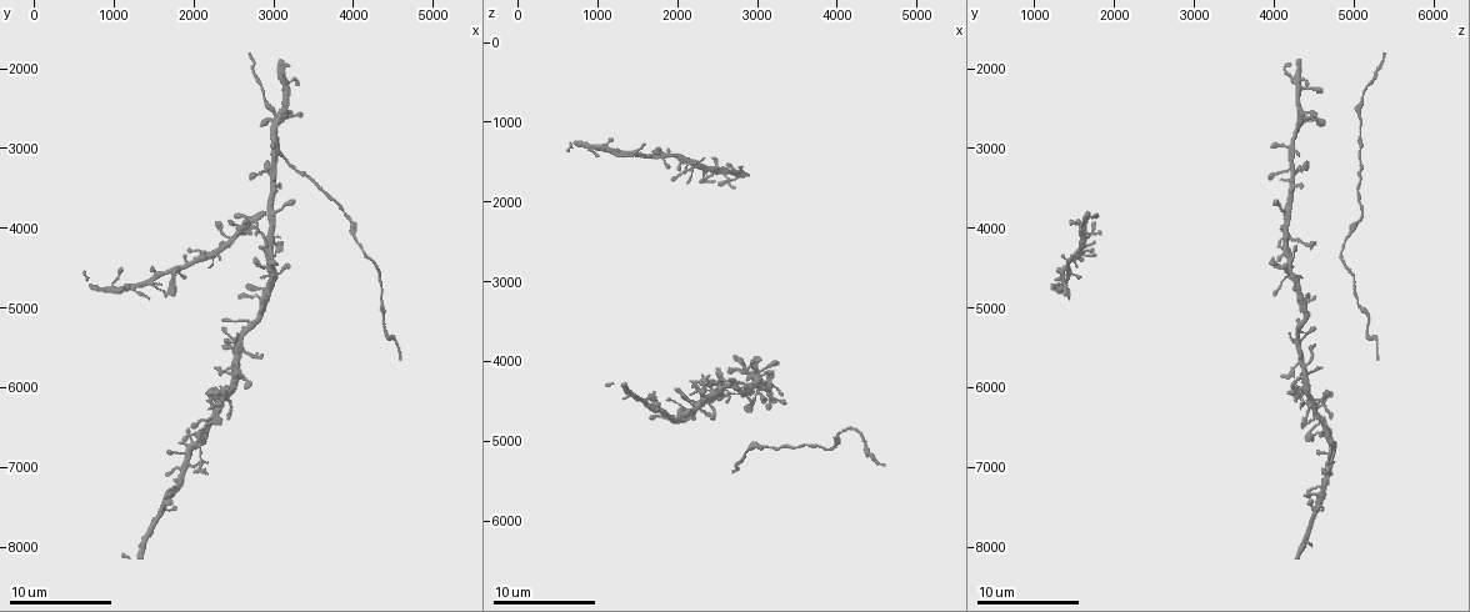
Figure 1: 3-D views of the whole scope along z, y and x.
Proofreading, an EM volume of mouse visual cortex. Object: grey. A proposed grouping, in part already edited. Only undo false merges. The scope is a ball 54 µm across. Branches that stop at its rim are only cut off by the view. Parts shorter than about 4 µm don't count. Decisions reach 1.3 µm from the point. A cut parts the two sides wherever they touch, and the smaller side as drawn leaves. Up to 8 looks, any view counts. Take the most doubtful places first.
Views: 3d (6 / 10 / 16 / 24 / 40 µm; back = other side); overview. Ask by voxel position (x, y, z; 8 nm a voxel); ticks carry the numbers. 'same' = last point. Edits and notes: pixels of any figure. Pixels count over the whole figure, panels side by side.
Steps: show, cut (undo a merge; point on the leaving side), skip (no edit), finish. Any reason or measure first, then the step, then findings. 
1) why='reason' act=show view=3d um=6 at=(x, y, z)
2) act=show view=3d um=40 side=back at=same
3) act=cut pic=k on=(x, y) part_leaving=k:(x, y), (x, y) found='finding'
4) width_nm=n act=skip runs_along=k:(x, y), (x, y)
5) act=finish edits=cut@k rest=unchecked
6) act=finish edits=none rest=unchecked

why='looks like a crossing' act=show view=3d um=10 at=(2900, 4500, 4200)

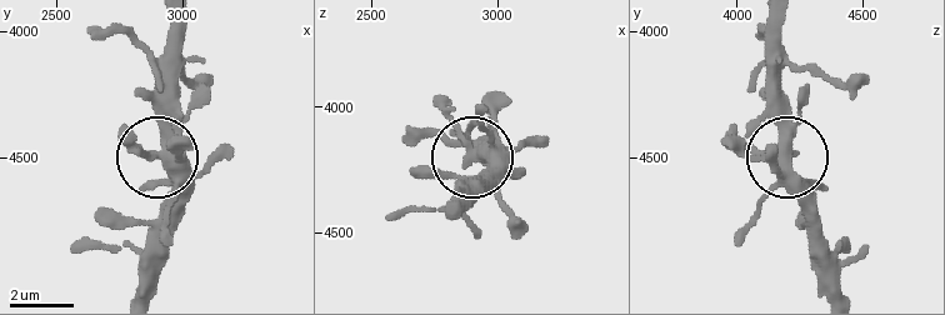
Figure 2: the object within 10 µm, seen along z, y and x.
side_arm_um=39 act=skip runs_along=2:(781, 25), (781, 138), (800, 194), (819, 216) found='one cell here'

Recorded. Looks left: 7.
why='three arms meet' act=show view=3d um=16 at=(3050, 2650, 4350)

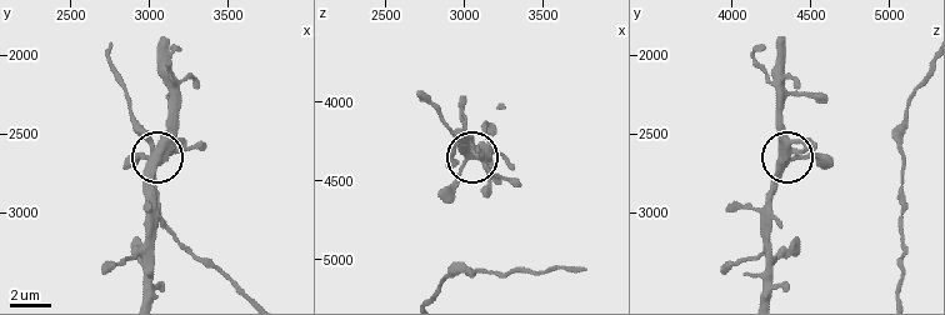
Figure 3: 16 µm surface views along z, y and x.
width_nm=400 act=skip found='continuous, no second cell'

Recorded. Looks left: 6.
act=show view=3d um=6 at=(3000, 2500, 5050)

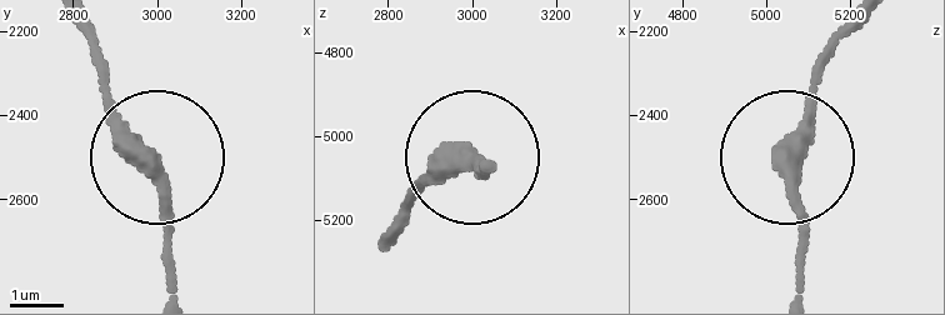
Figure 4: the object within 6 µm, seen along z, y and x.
act=skip found='continuous, no second cell'

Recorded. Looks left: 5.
why='sudden change in width' act=show view=3d um=10 at=(4050, 4050, 4950)

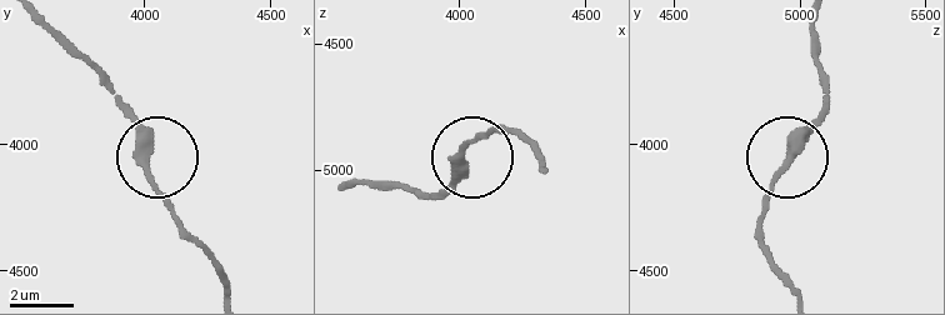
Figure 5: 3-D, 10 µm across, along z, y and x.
width_nm=260 act=skip found='all the same cell'

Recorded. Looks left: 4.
act=finish edits=none rest=unchecked

